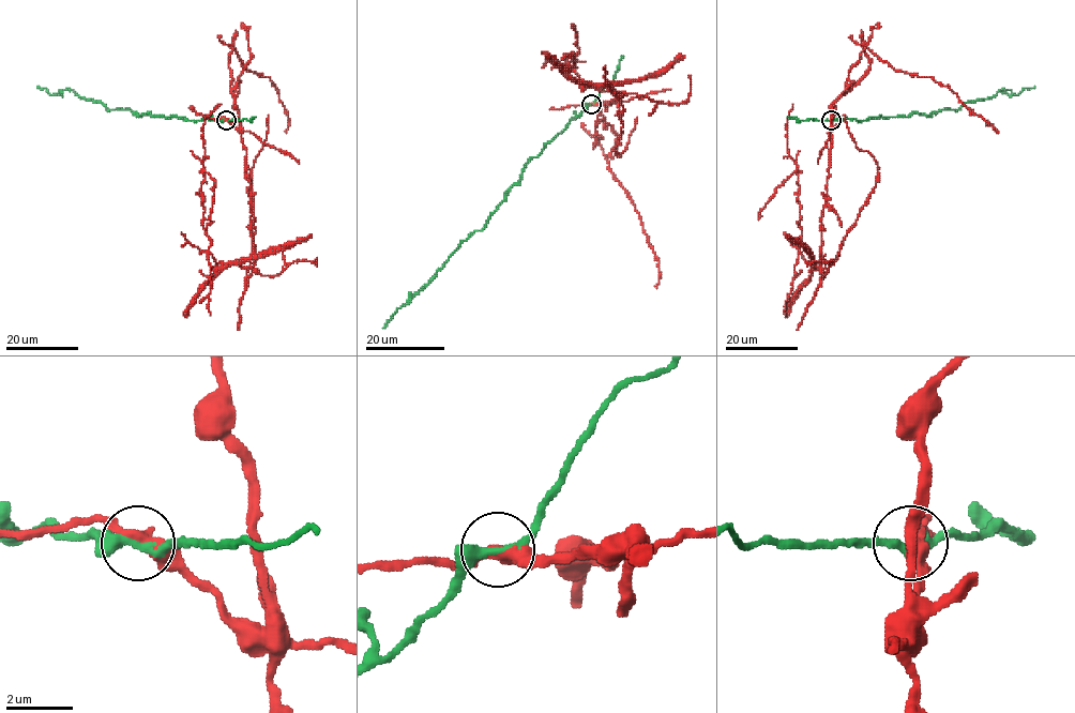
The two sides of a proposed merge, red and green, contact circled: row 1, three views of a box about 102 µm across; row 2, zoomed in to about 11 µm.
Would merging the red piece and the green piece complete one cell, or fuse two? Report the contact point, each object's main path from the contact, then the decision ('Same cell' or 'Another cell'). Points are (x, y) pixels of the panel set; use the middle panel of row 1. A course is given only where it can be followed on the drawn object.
Place: (591, 104). Course of red: (591, 104), (614, 103), (620, 94), (586, 87), (574, 70), (563, 67), (568, 57), (564, 55), (585, 62). Course of green: (591, 104), (548, 142), (538, 157), (530, 158), (523, 177), (510, 187), (483, 228), (460, 243), (383, 328). Another cell

